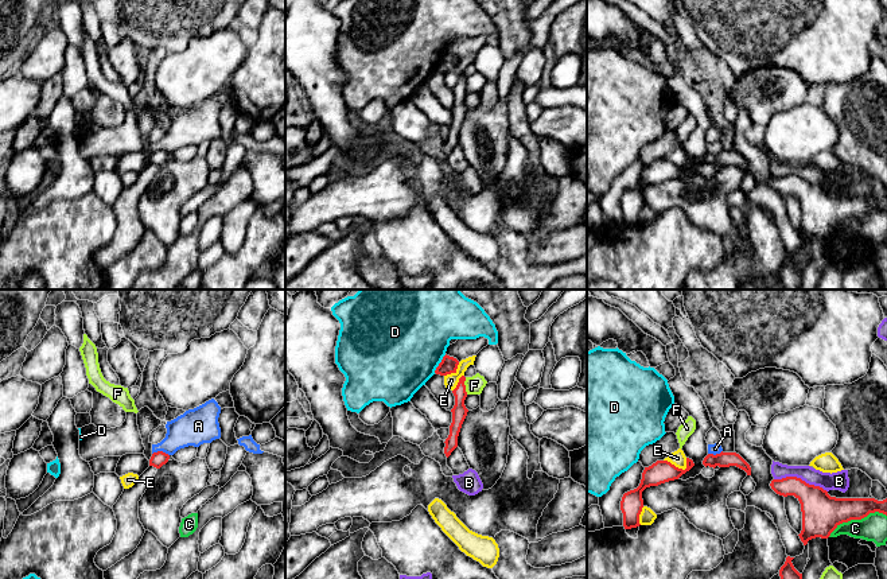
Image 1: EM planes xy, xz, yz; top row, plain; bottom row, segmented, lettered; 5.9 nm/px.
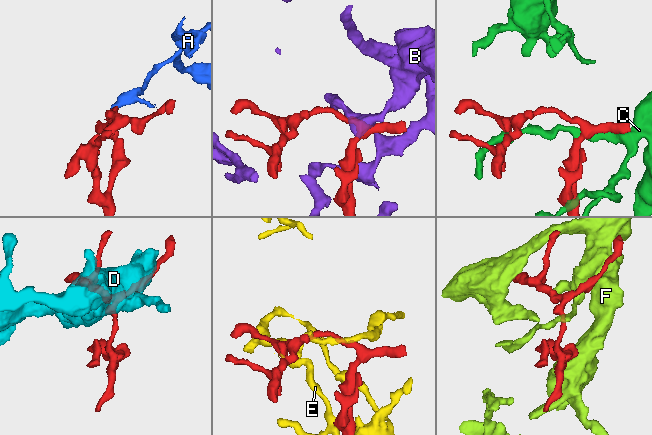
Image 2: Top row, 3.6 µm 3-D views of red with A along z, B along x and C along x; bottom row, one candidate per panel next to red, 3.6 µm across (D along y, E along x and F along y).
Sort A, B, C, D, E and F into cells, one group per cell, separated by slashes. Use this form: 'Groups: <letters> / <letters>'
Groups: A / B / C / D / E / F

